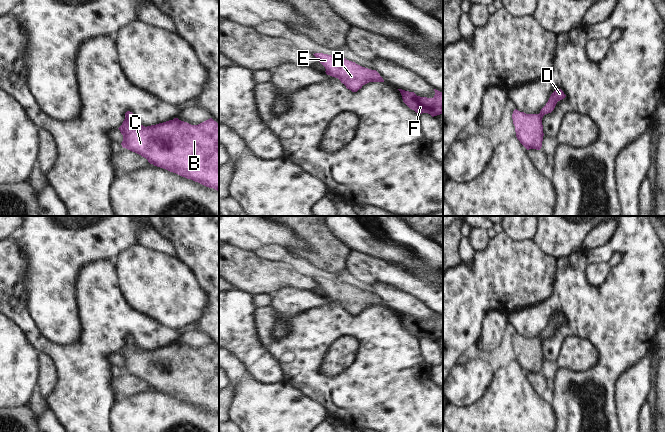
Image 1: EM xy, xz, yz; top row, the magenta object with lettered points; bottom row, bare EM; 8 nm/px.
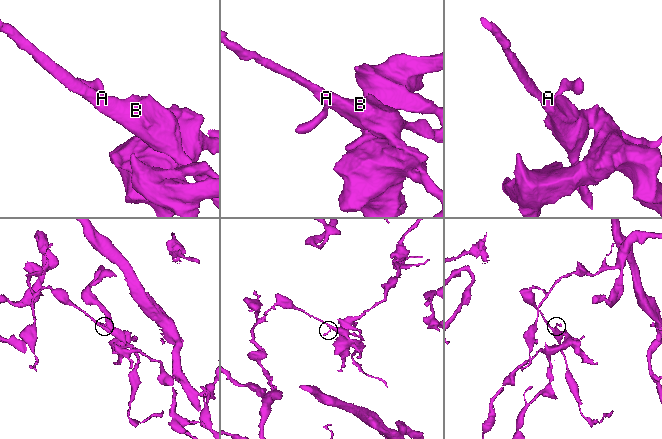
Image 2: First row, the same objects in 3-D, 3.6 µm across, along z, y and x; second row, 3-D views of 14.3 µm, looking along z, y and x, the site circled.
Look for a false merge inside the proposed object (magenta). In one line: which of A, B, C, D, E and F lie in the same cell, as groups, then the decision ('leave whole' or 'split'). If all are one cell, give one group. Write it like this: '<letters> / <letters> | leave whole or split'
A B C D E F | leave whole

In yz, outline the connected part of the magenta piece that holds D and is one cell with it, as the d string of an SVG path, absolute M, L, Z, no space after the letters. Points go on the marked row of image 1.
M556 89L539 114L526 114L517 109L513 111L512 119L516 137L527 150L541 149L544 136L542 118L545 114L551 113L557 102L565 97L566 95L561 89Z

